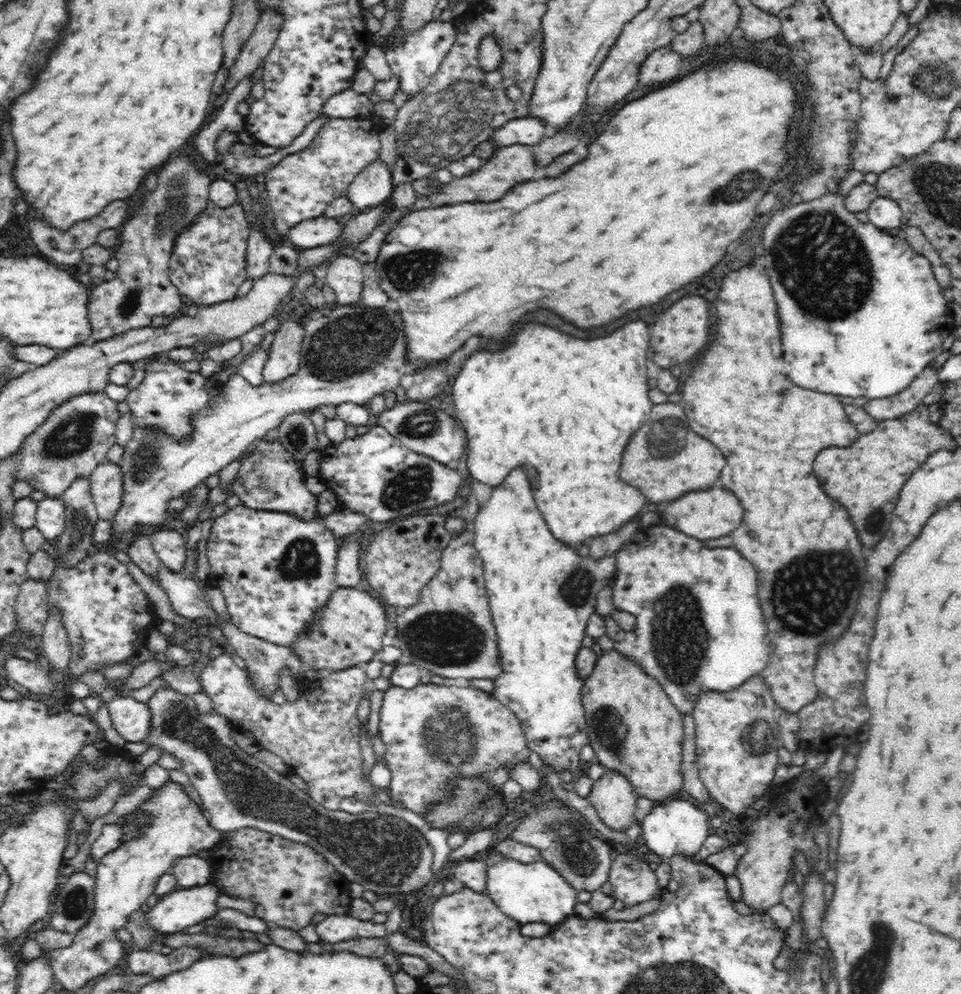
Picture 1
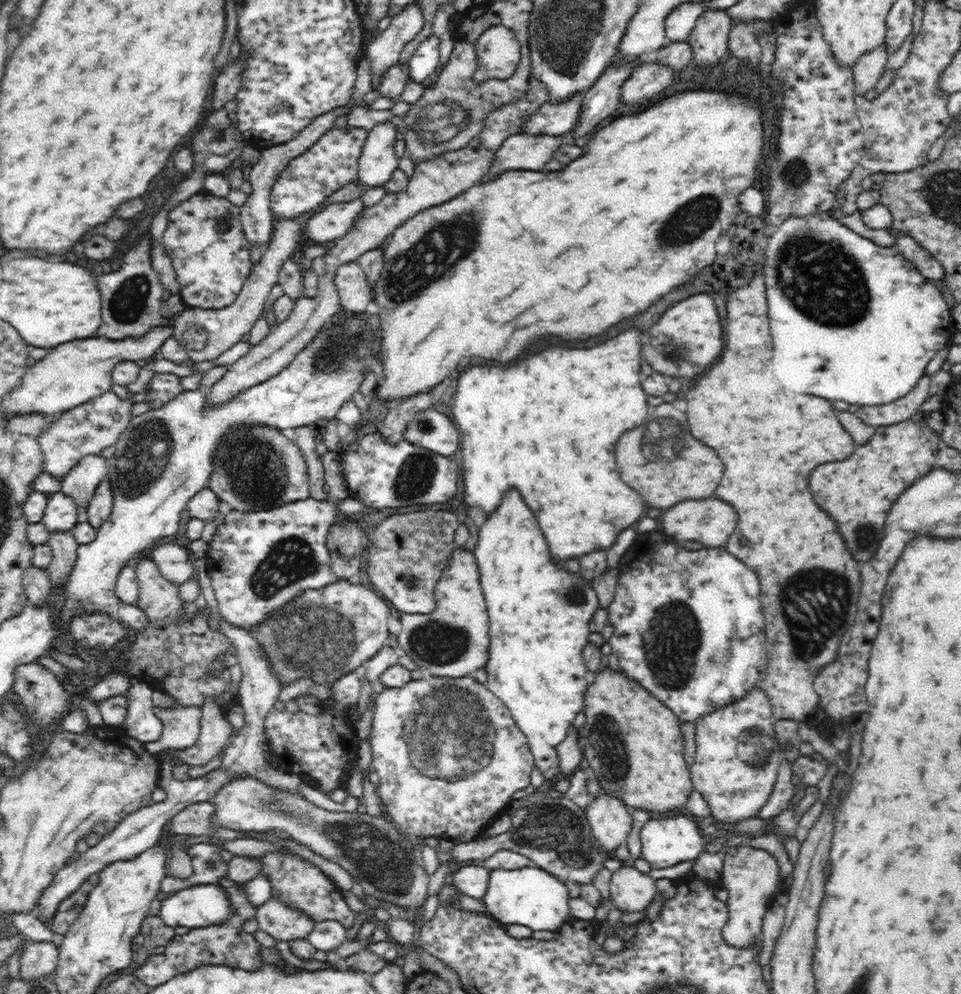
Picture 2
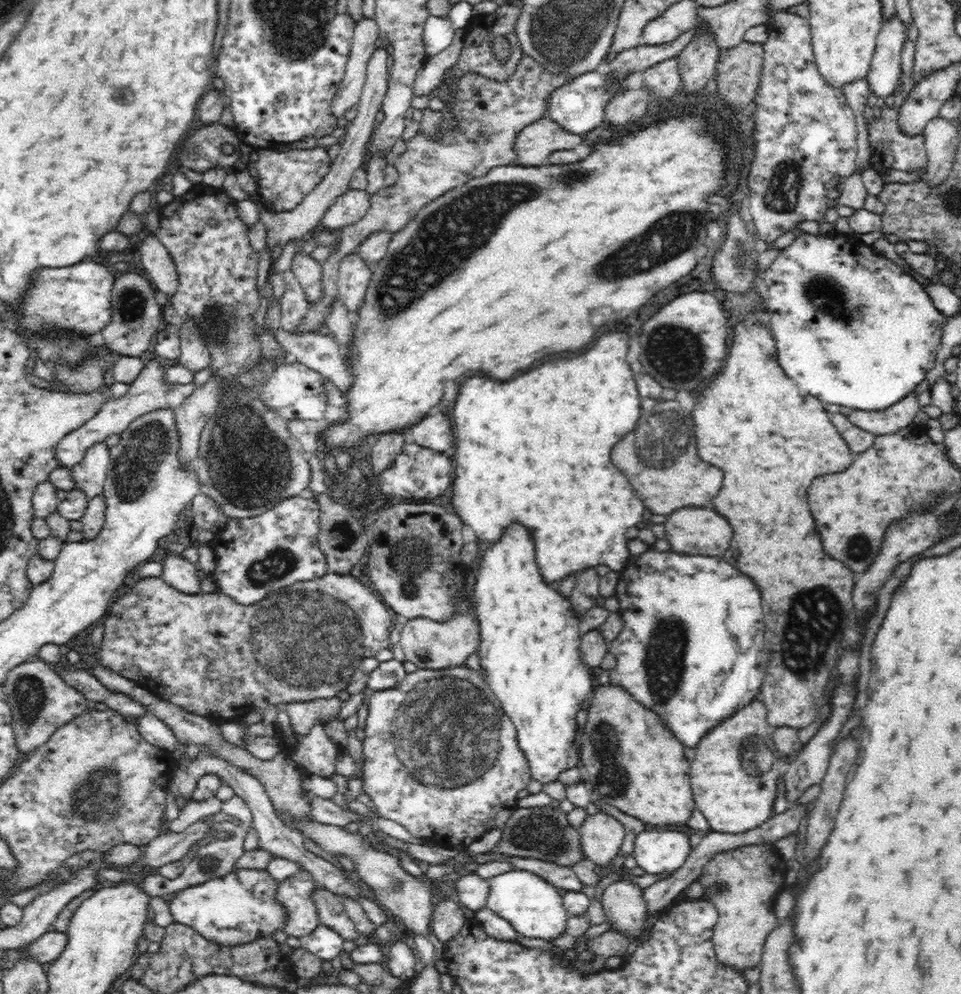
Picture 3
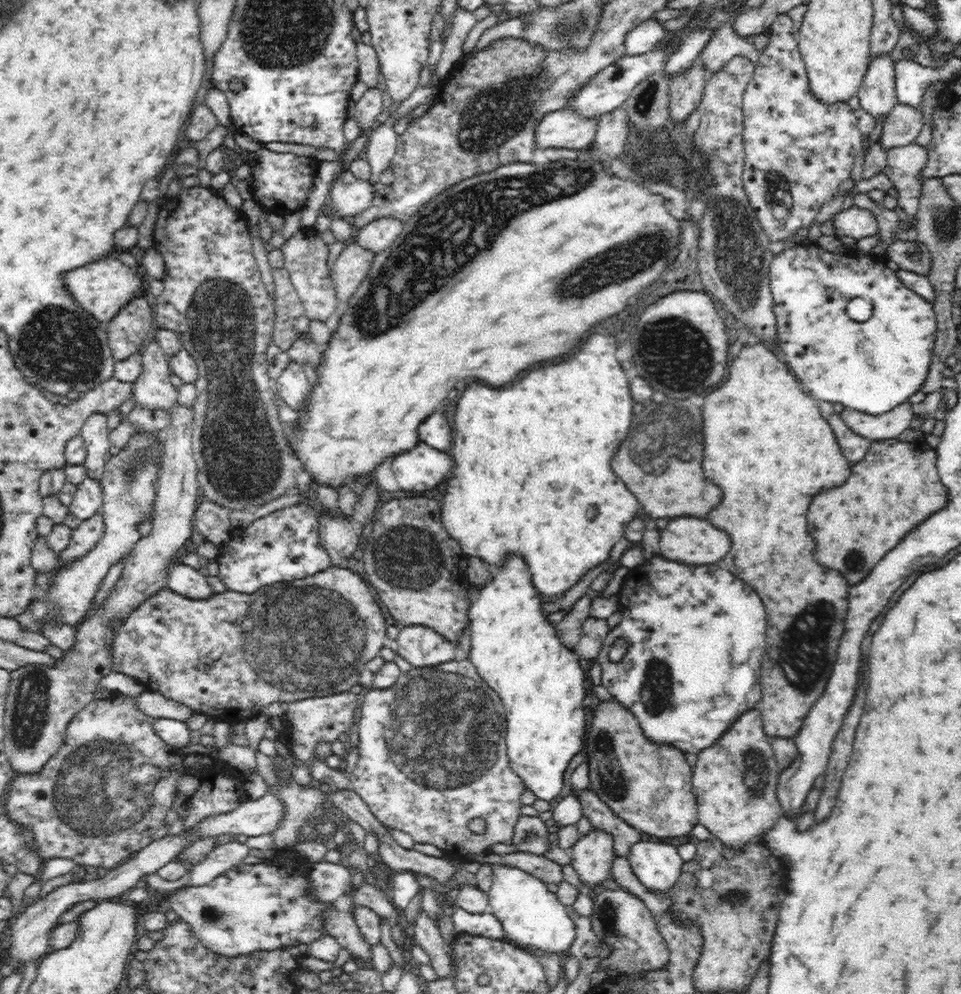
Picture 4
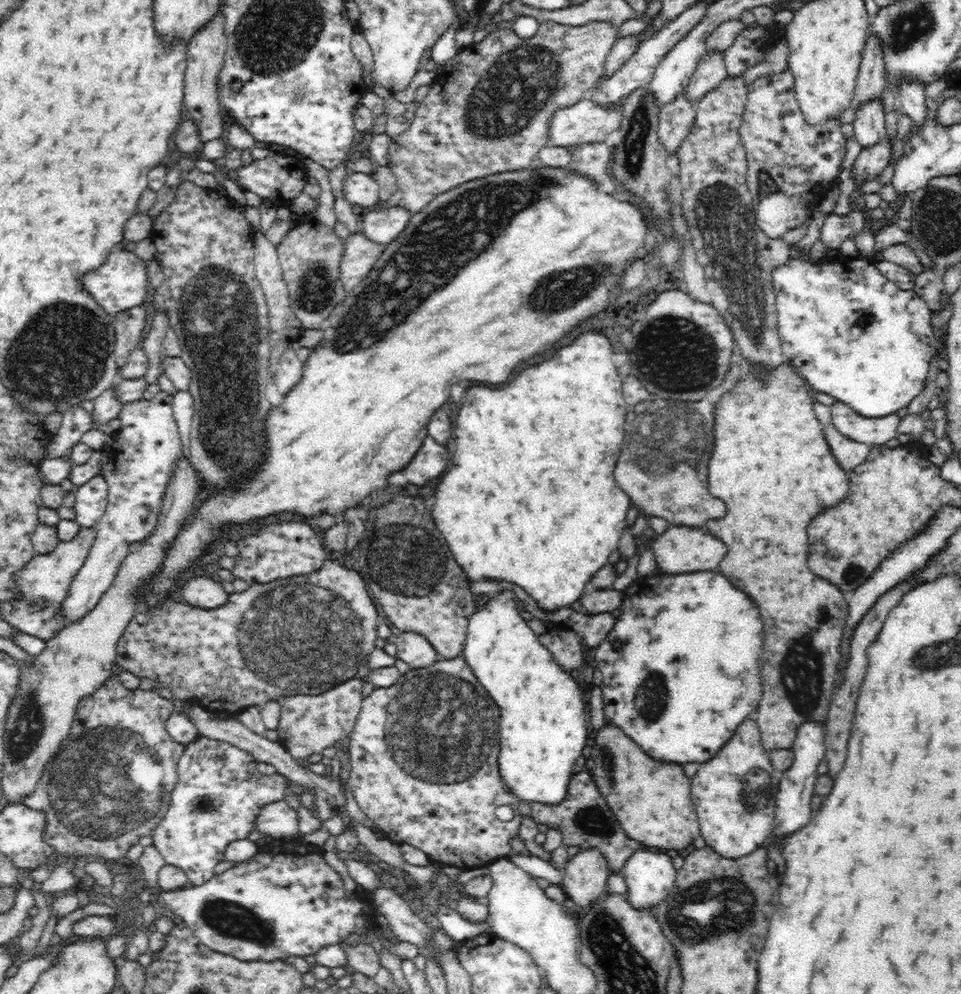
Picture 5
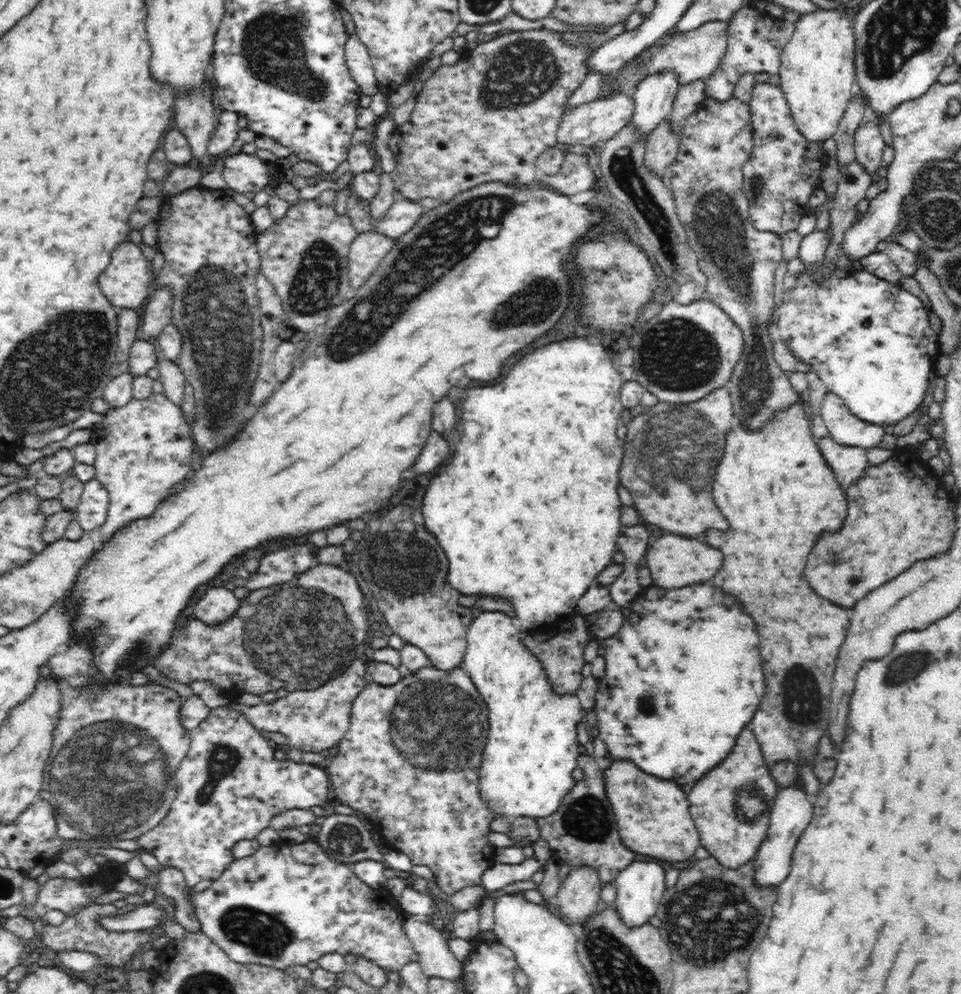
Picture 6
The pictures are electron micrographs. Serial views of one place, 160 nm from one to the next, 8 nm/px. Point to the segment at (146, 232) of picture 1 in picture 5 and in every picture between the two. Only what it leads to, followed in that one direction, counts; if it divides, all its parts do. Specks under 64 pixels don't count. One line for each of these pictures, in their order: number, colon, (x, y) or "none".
2: (131, 297)
3: (136, 316)
4: (126, 332)
5: (129, 324)

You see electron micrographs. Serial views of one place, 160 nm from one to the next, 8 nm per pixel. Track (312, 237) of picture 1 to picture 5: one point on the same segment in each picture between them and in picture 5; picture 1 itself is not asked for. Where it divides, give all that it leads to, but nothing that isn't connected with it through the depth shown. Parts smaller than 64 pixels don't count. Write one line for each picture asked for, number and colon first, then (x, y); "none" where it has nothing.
2: (334, 220)
3: (351, 206)
4: (349, 195)
5: (359, 188)

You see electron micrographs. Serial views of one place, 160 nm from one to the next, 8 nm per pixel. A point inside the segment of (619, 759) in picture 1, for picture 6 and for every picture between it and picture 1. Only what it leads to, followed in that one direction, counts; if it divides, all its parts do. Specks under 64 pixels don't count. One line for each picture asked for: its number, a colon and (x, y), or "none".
2: (633, 744)
3: (634, 762)
4: (647, 785)
5: (651, 800)
6: (644, 806)

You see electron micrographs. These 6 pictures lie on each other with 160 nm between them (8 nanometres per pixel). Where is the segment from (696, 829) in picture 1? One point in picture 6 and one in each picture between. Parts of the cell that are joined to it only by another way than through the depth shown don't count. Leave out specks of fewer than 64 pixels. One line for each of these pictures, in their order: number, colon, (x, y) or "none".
2: (666, 842)
3: (657, 852)
4: (656, 863)
5: (649, 875)
6: (640, 886)

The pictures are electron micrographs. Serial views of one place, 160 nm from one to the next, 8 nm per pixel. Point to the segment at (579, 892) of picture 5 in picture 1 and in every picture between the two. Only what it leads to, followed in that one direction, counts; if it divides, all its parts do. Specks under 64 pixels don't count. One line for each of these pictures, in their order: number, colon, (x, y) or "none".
1: (612, 796)
2: (610, 820)
3: (601, 837)
4: (592, 856)

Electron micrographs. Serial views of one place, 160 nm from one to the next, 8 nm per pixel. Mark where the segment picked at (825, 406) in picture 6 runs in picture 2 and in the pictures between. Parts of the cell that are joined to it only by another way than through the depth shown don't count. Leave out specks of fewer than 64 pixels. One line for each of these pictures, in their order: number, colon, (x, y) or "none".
2: (896, 412)
3: (893, 419)
4: (891, 424)
5: (877, 431)

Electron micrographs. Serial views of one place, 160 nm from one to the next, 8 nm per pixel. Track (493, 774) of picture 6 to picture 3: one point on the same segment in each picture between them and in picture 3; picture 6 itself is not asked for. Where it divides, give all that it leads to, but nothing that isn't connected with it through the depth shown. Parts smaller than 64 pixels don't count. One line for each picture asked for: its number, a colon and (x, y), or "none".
3: (529, 650)
4: (516, 651)
5: (542, 732)

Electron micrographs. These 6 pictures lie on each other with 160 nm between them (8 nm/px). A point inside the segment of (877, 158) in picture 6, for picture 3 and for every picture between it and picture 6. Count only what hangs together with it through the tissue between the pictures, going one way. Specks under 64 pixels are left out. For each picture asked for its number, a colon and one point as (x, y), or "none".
3: (883, 76)
4: (877, 96)
5: (869, 126)

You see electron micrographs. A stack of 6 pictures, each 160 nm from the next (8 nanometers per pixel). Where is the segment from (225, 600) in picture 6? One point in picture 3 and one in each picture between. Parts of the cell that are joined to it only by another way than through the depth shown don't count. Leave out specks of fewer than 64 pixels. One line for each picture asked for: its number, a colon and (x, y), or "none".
3: (178, 572)
4: (184, 580)
5: (201, 592)

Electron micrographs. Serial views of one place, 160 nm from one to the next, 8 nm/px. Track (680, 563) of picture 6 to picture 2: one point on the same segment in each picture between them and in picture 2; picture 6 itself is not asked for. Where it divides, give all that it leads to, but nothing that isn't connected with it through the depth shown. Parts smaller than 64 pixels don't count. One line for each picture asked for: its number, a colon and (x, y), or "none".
2: (710, 522)
3: (691, 531)
4: (686, 540)
5: (678, 550)

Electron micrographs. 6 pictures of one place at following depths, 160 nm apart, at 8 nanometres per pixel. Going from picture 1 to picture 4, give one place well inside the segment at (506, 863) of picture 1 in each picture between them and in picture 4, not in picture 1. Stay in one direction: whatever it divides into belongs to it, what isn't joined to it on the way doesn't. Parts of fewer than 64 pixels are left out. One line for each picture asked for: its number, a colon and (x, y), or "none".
2: (531, 897)
3: (534, 907)
4: (531, 915)

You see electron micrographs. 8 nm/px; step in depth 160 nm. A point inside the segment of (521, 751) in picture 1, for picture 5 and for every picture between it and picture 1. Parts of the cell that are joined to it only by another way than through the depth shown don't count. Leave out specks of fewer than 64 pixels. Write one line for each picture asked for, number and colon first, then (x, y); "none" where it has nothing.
2: (449, 756)
3: (441, 758)
4: (426, 769)
5: (423, 753)

